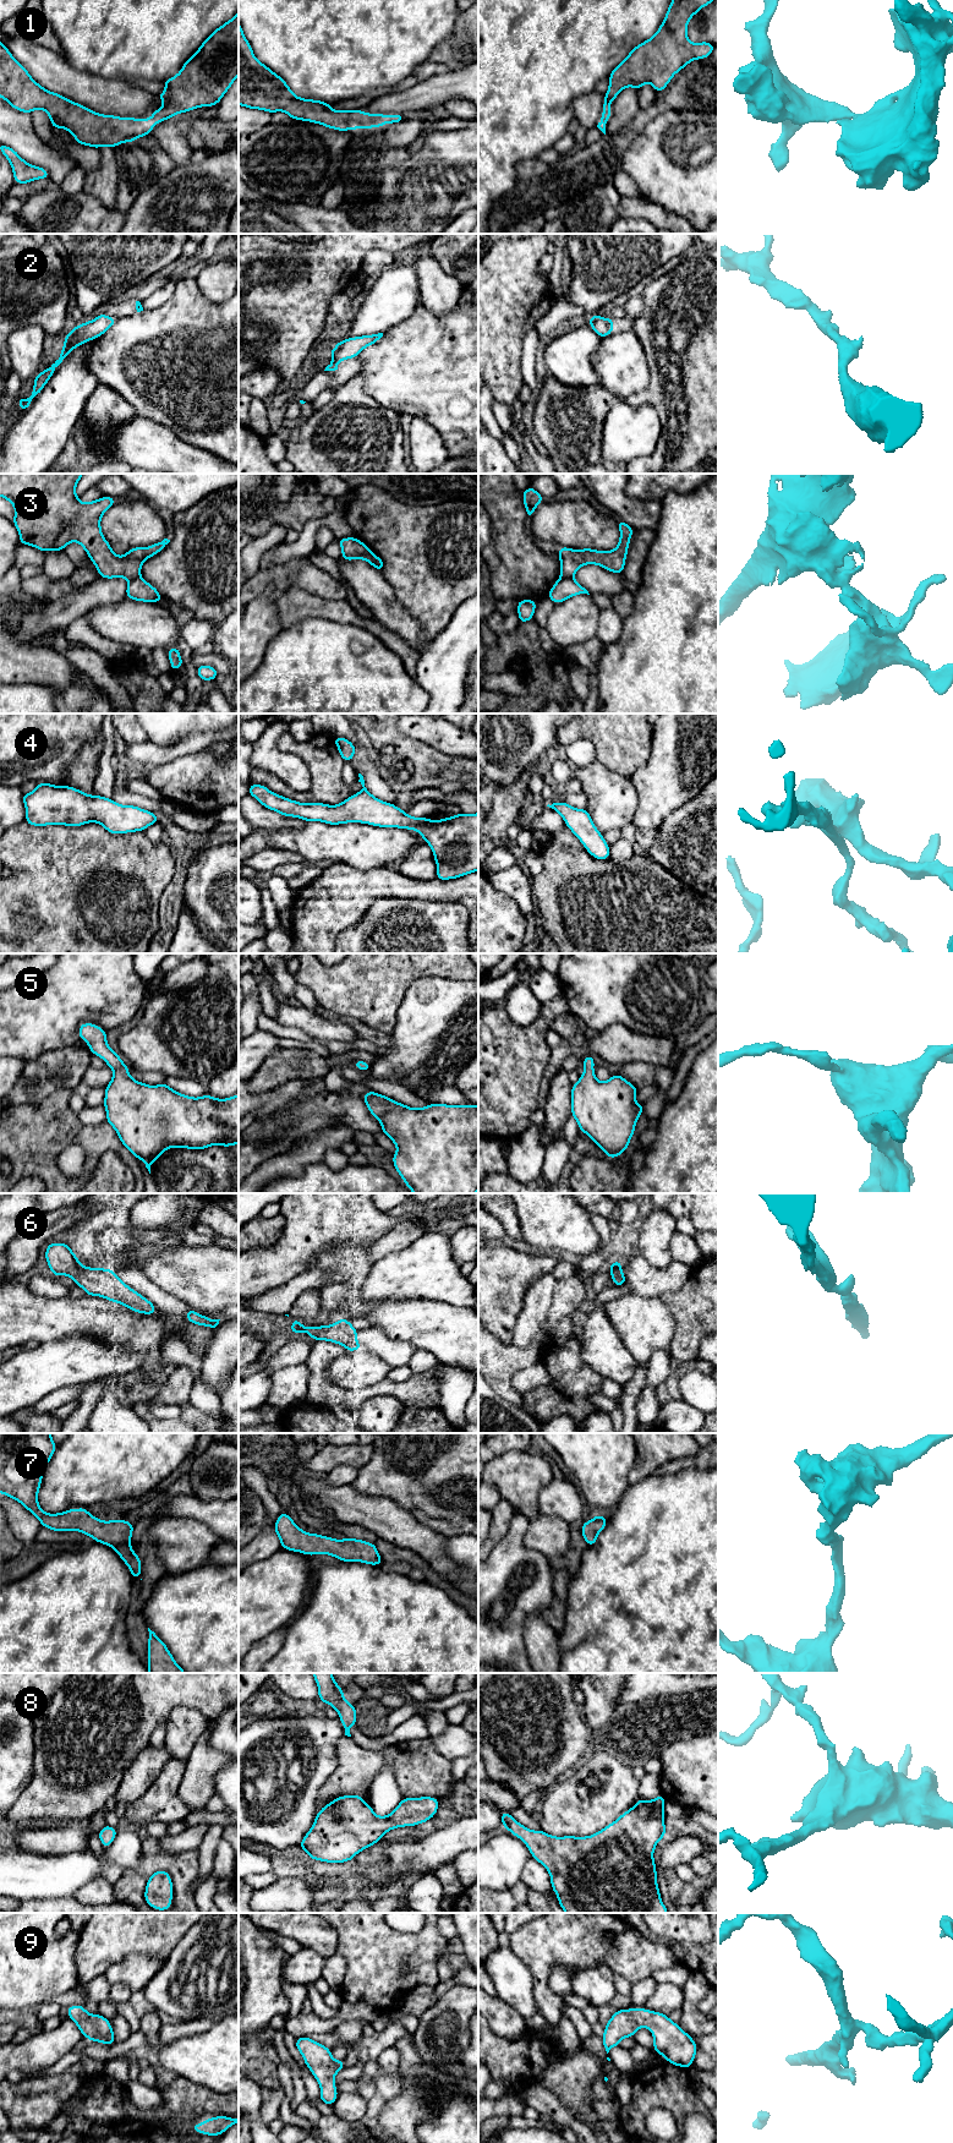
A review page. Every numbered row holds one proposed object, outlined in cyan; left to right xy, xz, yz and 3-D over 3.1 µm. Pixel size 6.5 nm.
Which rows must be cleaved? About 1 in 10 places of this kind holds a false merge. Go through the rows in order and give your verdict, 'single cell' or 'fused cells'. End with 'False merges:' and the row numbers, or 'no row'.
1: single cell
2: single cell
3: fused cells
4: single cell
5: single cell
6: single cell
7: single cell
8: single cell
9: single cell
False merges: 3

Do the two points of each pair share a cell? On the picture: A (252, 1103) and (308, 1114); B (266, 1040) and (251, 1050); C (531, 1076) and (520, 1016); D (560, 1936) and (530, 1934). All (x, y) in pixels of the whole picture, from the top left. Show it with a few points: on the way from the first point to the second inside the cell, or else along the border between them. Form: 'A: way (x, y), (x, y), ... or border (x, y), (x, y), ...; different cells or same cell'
A: border (305, 1092), (286, 1105), (255, 1121); different cells
B: way (262, 1043), (255, 1049); same cell
C: border (503, 1005), (521, 1026), (541, 1009); different cells
D: way (553, 1936), (537, 1936); same cell

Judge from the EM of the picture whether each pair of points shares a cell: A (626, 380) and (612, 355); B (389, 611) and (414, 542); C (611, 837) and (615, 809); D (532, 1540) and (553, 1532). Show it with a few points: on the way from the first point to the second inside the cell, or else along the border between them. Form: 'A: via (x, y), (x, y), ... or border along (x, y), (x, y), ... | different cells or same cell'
A: via (624, 373), (618, 361) | same cell
B: border along (381, 572), (390, 585), (395, 600), (412, 617) | different cells
C: border along (619, 827), (613, 827), (602, 834) | different cells
D: via (537, 1537), (548, 1535) | same cell

